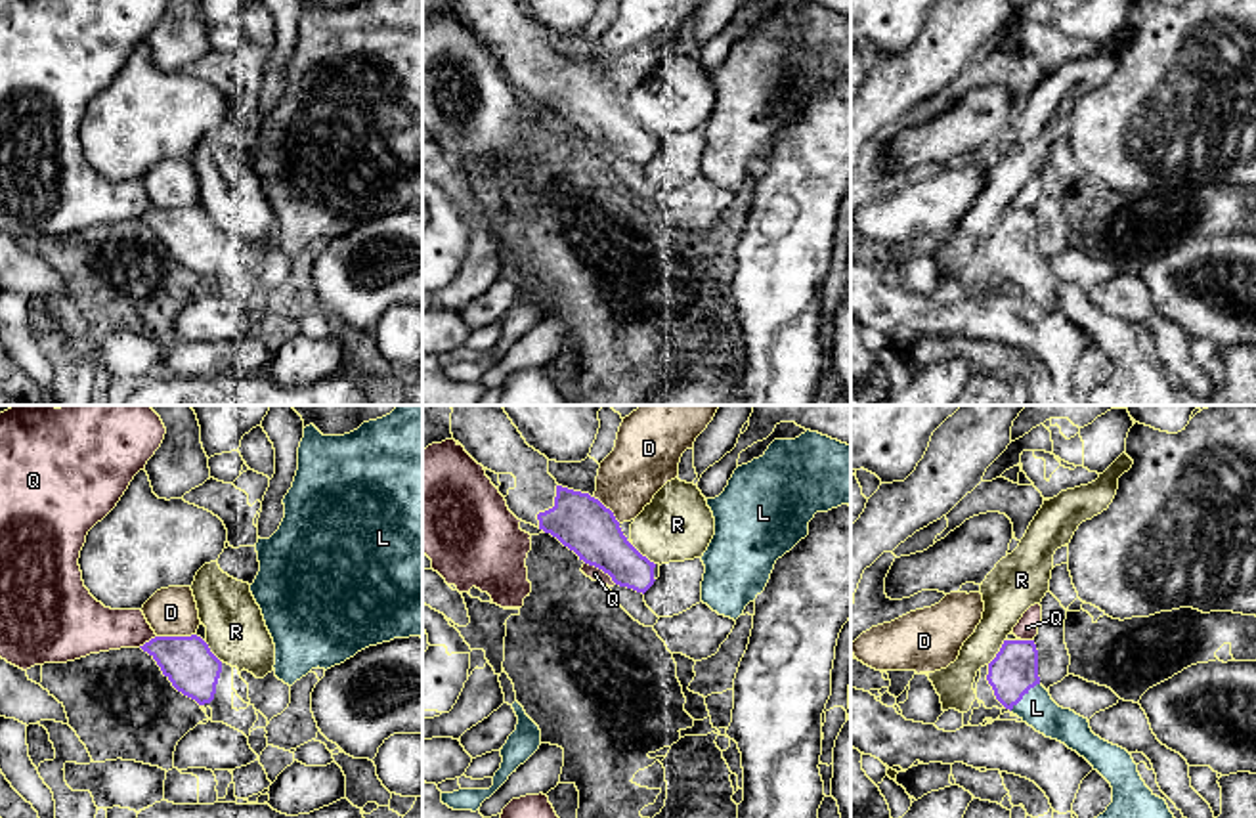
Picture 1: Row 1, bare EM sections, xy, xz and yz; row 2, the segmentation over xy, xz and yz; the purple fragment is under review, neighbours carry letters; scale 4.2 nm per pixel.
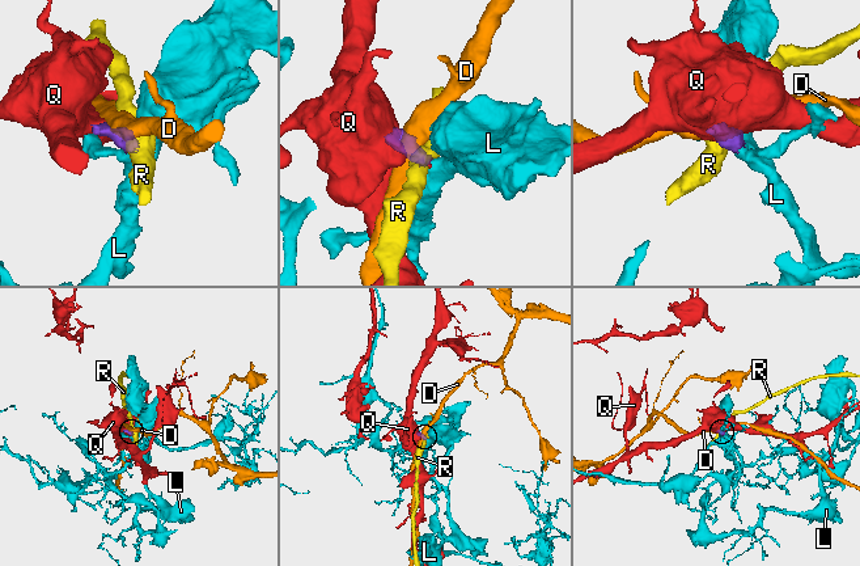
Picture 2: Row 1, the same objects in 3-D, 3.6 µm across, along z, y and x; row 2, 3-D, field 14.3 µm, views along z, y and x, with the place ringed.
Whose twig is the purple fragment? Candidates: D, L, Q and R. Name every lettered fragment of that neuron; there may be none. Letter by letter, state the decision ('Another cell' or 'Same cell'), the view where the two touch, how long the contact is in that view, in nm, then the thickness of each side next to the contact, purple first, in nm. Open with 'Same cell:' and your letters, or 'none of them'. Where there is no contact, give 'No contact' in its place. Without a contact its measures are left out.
Same cell: L
D: Another cell. Touches purple in xy. Shared border 160 nm. Thickness 220 nm (purple) against 200 nm
L: Same cell. Touches purple in yz. Shared border 170 nm. Thickness 200 nm (purple) against 150 nm
Q: Another cell. Touches purple in xz. Shared border 160 nm. Thickness 240 nm (purple) against 60 nm
R: Another cell. Touches purple in yz. Shared border 130 nm. Thickness 200 nm (purple) against 200 nm

